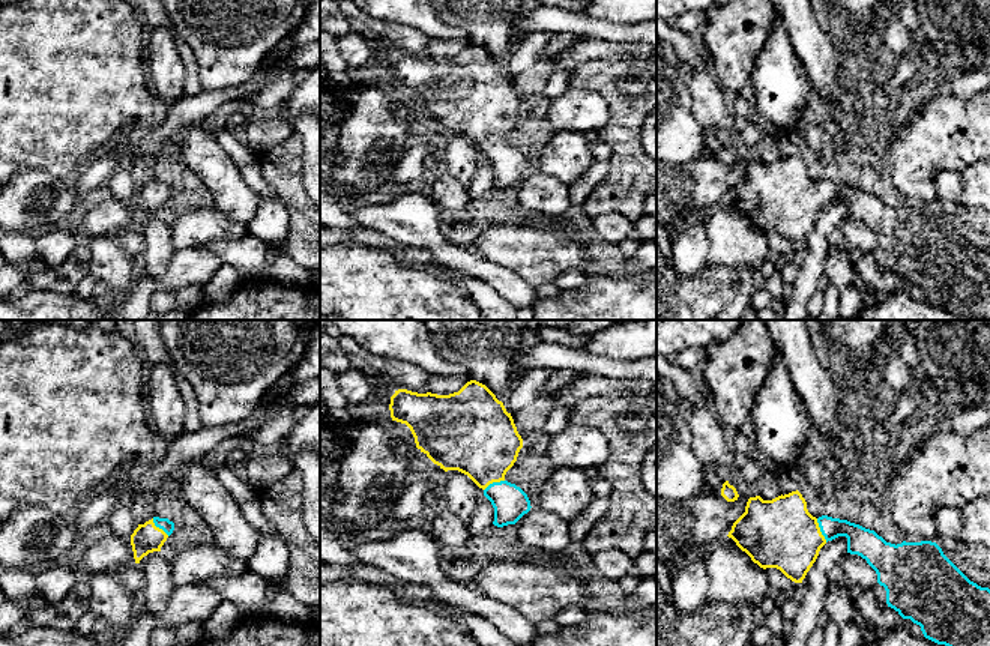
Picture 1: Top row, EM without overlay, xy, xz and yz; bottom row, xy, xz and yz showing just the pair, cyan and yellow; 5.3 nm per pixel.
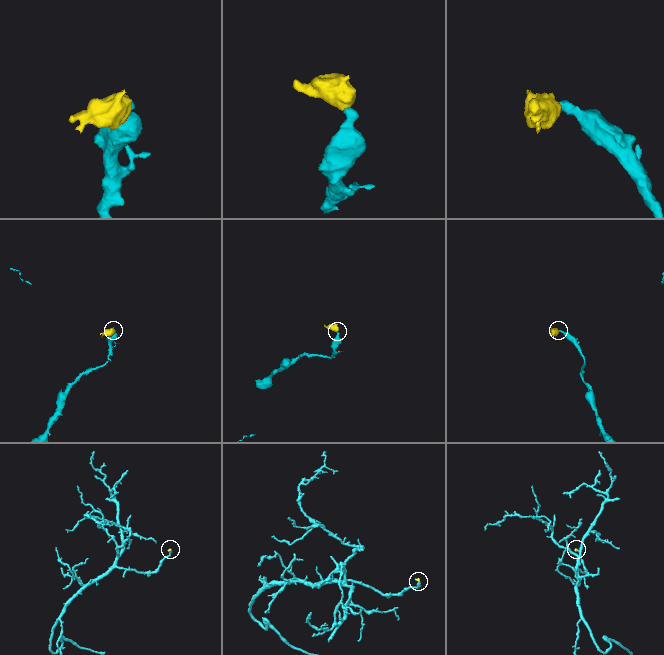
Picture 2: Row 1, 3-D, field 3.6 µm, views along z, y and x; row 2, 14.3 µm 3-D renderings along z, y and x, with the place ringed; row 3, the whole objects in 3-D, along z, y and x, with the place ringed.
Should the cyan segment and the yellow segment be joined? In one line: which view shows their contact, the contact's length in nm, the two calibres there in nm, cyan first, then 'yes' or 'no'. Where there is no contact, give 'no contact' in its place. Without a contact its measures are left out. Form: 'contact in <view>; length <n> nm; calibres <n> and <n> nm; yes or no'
contact in yz; length 140 nm; calibres 150 and 380 nm; yes

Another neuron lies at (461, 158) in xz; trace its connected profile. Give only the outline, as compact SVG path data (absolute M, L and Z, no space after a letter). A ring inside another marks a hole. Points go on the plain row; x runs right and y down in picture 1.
M458 134L443 135L439 156L445 161L448 174L458 179L466 188L472 183L481 155L467 138Z

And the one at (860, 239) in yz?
M847 216L841 222L841 230L849 251L865 255L877 248L876 234L861 219Z

